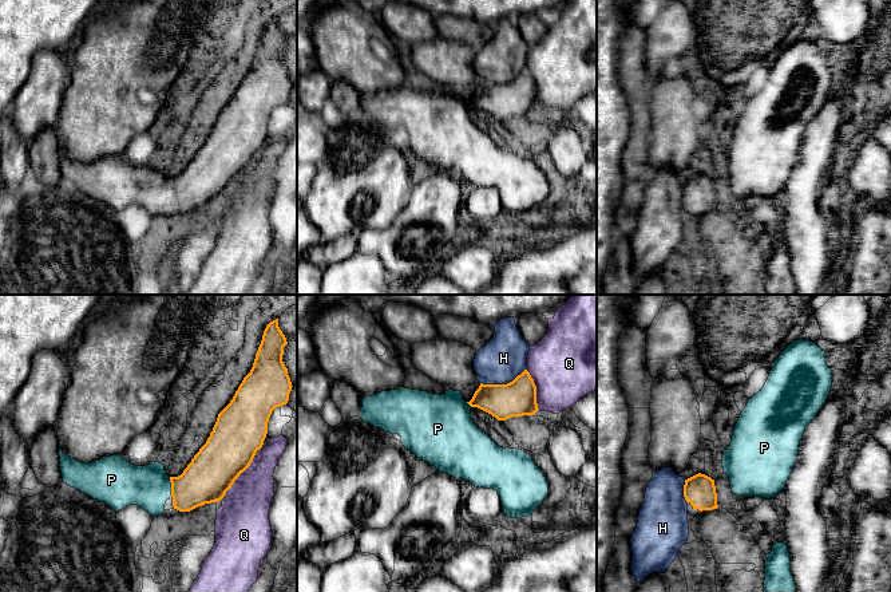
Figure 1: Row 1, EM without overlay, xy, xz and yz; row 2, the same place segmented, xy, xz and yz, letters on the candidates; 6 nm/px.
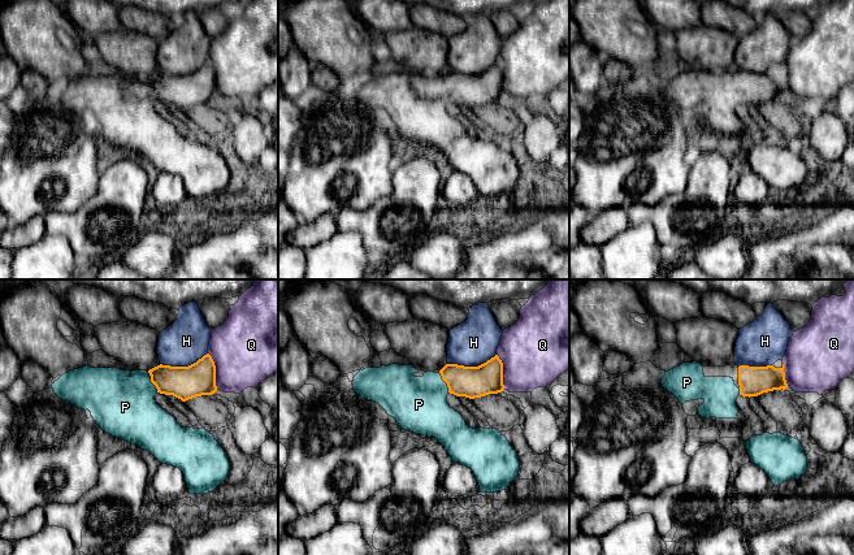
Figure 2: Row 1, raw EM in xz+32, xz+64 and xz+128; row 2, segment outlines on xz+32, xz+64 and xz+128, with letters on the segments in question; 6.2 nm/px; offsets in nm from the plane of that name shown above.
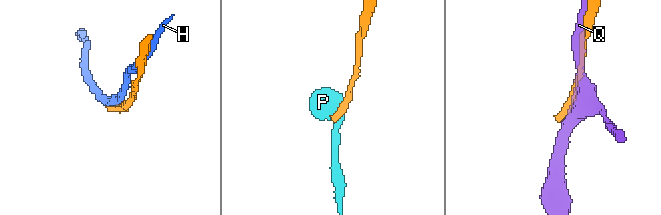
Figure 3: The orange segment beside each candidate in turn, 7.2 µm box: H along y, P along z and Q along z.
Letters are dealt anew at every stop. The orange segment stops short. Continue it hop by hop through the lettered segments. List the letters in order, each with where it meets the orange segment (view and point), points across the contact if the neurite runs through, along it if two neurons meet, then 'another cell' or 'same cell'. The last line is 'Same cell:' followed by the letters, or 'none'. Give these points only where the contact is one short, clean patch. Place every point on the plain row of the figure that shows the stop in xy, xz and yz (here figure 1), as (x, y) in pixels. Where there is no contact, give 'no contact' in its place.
H: xz (502, 85) | another cell
P: xy (171, 186) | across xy (210, 174), (195, 186), (171, 186), (149, 186) | same cell
Q: xy (238, 176) | another cell
Same cell: P

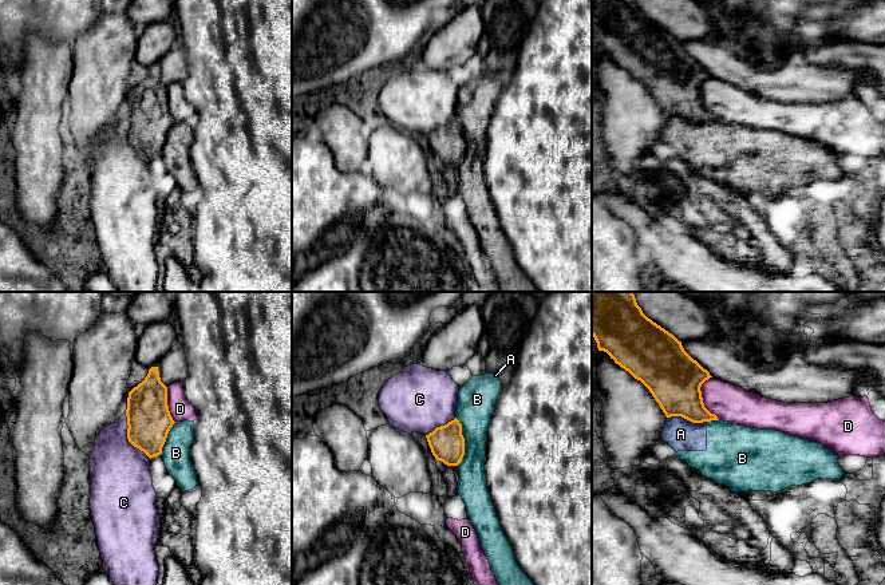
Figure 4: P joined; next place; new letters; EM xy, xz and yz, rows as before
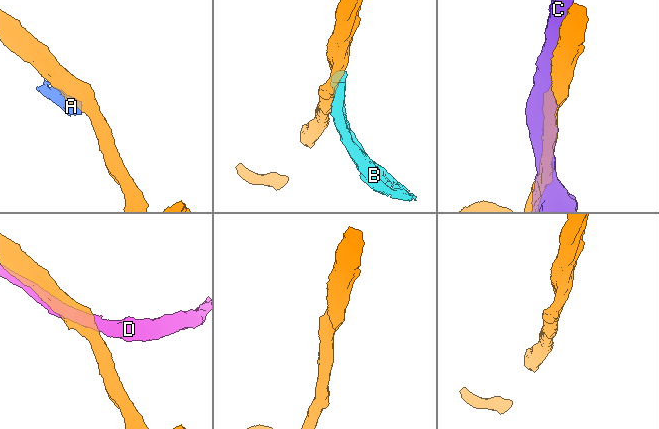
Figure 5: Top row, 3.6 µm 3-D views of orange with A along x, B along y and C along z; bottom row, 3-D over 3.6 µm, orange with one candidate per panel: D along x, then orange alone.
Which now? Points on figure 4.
A: yz (687, 119) | along yz (667, 117), (683, 117), (692, 122), (706, 122) | another cell
B: xz (463, 141) | another cell
C: xy (127, 138) | another cell
D: yz (702, 99) | another cell
Same cell: none

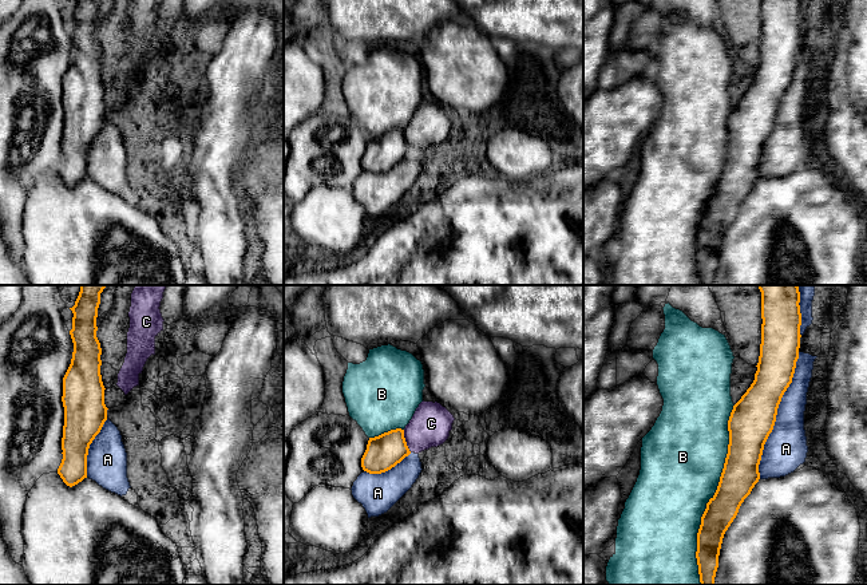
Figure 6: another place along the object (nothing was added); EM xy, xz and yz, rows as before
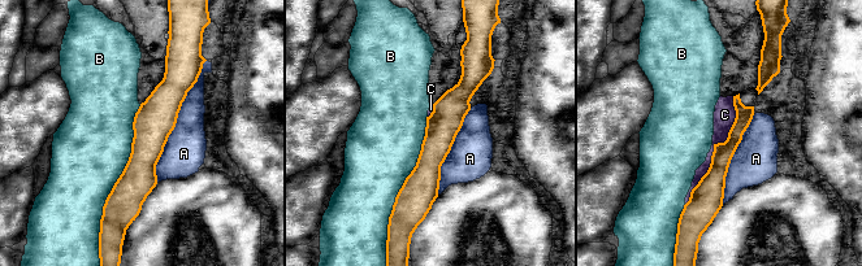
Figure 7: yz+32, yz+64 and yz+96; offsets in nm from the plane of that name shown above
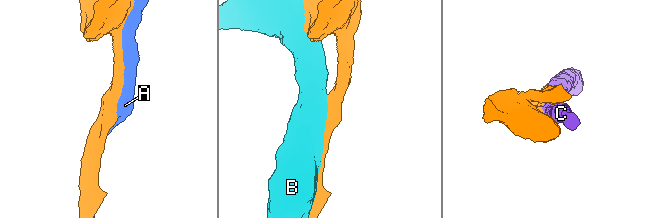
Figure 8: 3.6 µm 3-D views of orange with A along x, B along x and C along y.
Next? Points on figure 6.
A: yz (776, 114) | same cell
B: yz (715, 194) | another cell
C: xz (404, 141) | another cell
Same cell: A

